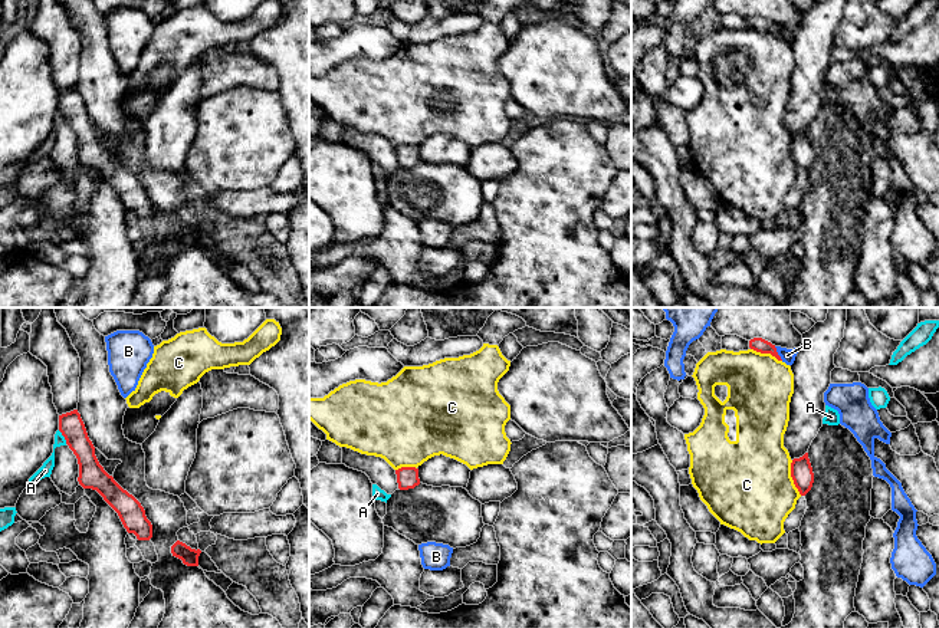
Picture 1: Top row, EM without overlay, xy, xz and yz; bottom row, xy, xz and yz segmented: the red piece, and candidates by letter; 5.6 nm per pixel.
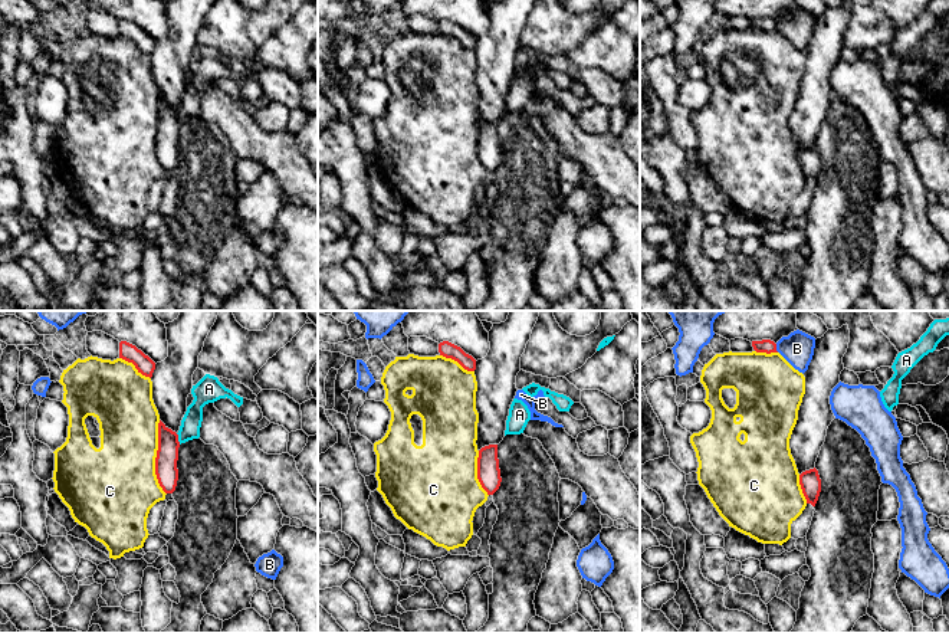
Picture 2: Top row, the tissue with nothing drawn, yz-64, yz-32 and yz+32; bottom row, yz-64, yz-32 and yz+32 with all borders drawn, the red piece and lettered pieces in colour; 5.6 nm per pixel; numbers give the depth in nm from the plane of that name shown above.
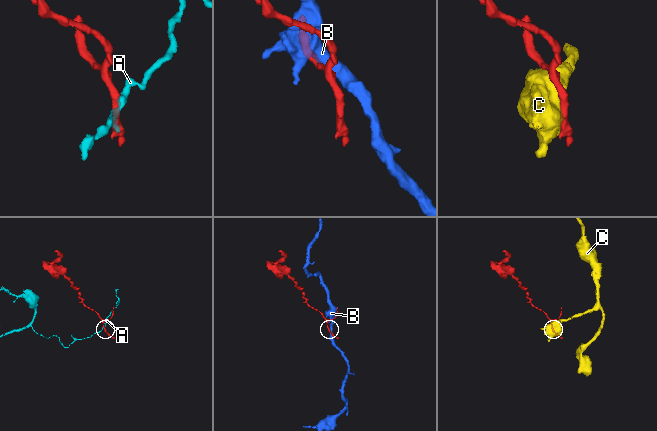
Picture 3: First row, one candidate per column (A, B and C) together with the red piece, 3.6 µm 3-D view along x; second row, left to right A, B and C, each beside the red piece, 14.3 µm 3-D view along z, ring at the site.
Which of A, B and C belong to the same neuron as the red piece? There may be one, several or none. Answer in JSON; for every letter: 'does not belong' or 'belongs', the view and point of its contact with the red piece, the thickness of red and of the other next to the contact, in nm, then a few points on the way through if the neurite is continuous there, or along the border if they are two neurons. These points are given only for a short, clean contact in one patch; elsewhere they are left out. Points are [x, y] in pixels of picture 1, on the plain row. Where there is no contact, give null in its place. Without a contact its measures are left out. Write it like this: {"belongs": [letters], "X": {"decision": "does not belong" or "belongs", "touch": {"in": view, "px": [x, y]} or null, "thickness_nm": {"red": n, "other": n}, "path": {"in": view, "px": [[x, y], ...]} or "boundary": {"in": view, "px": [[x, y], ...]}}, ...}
{"belongs": [], "A": {"decision": "does not belong", "touch": {"in": "xy", "px": [63, 114]}, "thickness_nm": {"red": 140, "other": 70}, "boundary": {"in": "xy", "px": [[58, 108], [66, 121]]}}, "B": {"decision": "does not belong", "touch": {"in": "yz", "px": [777, 32]}, "thickness_nm": {"red": 80, "other": 80}}, "C": {"decision": "does not belong", "touch": {"in": "yz", "px": [791, 154]}, "thickness_nm": {"red": 130, "other": 500}}}

